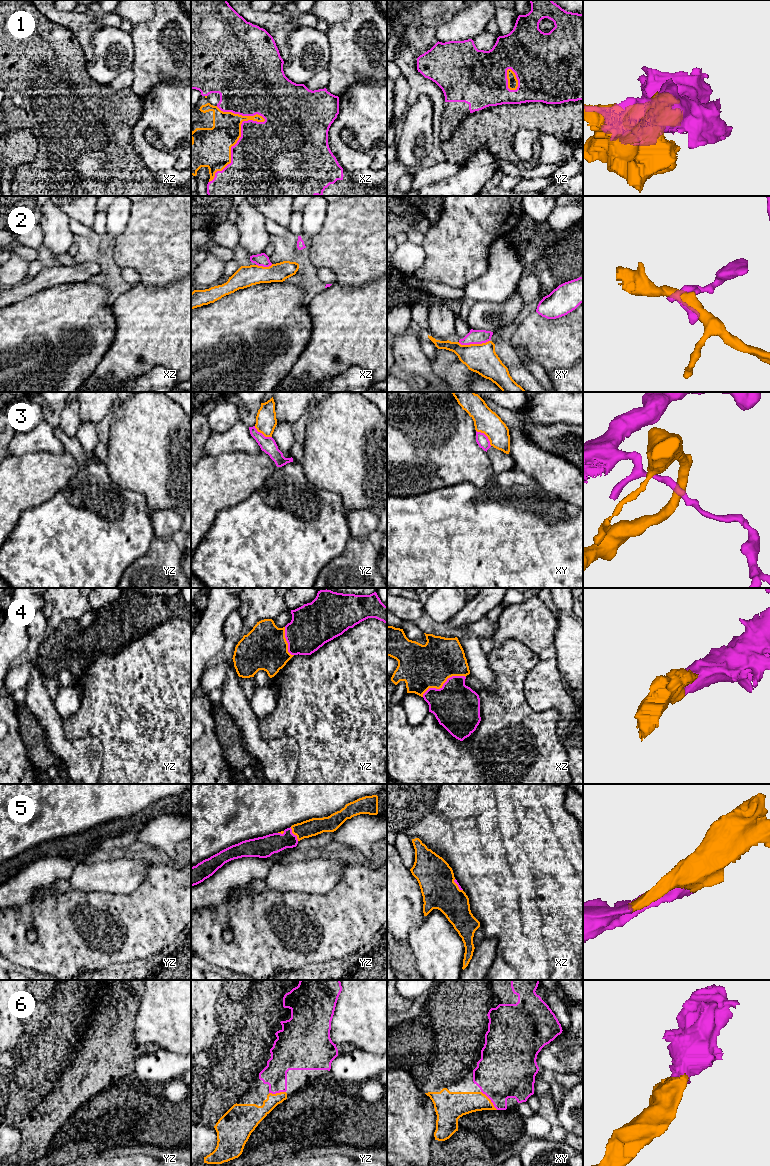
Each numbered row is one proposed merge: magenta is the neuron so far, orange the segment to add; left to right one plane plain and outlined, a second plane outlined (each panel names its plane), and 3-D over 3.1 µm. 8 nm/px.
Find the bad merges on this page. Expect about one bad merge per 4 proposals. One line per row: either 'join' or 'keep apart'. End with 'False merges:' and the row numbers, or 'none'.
1: join
2: keep apart
3: keep apart
4: join
5: join
6: join
False merges: 2, 3

